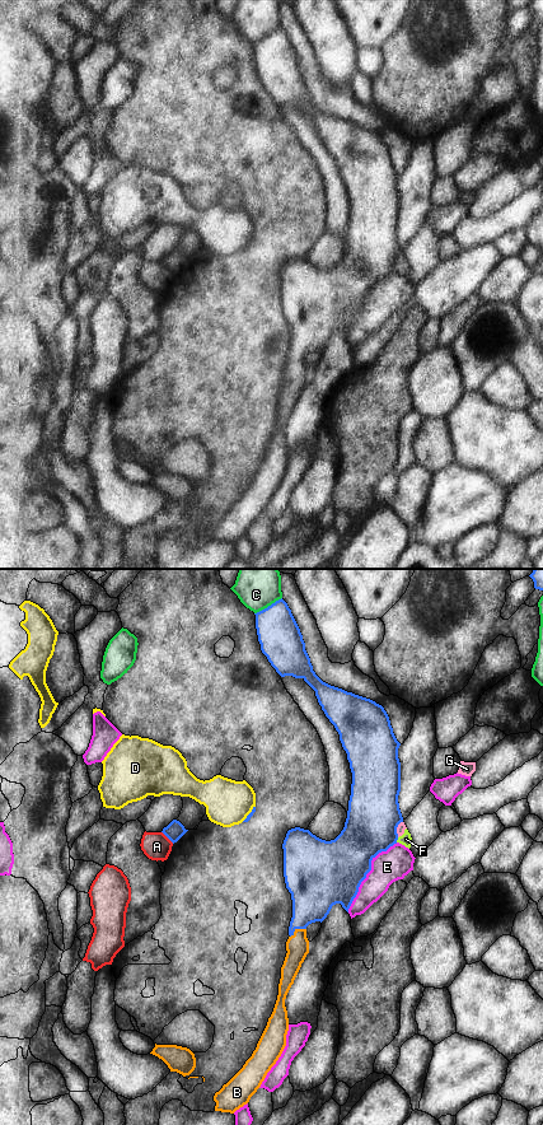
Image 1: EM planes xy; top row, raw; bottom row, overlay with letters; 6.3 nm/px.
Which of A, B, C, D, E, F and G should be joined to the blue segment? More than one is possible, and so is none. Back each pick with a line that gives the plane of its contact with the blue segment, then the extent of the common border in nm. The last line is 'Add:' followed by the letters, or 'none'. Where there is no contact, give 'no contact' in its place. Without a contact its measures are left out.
B: contact in xy; length 120 nm
Add: B

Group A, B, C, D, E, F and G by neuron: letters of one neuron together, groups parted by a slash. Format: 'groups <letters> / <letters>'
groups A / B / C / D / E / F G

